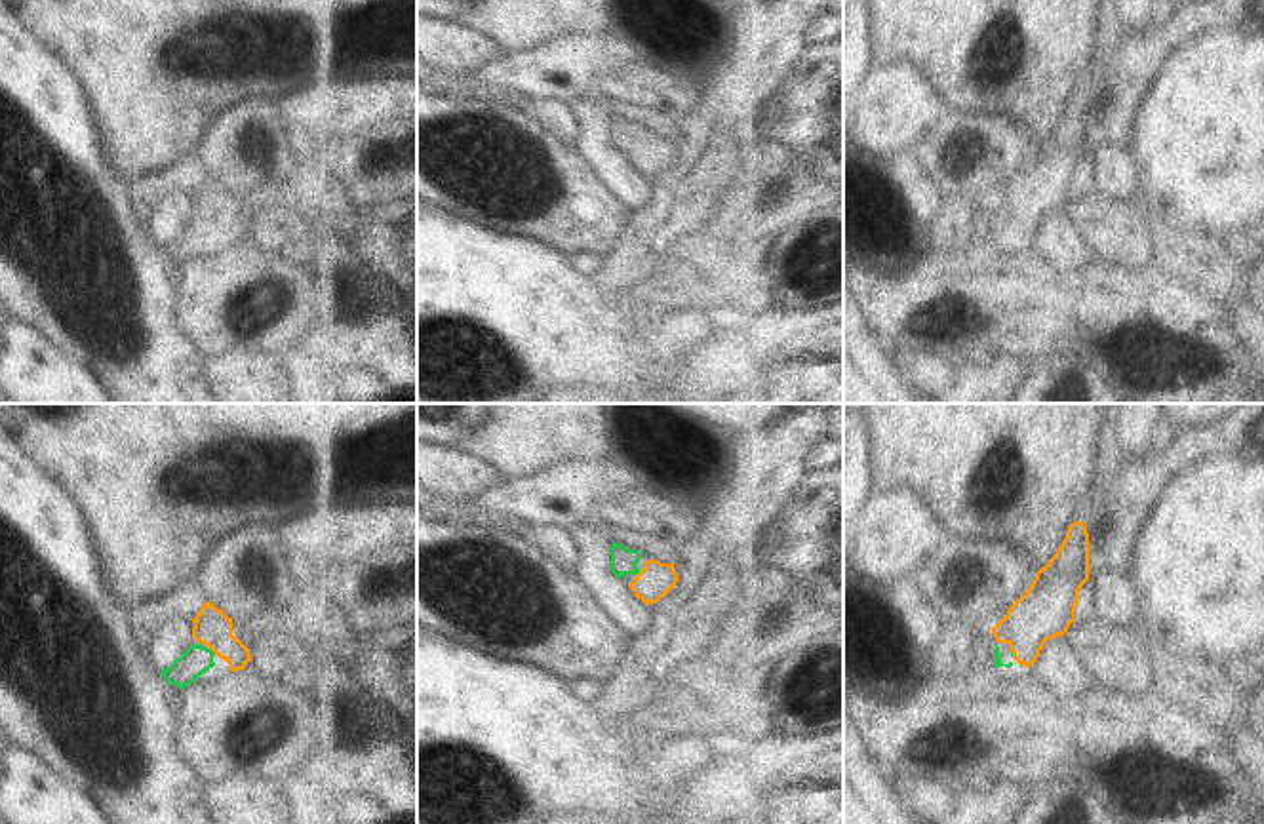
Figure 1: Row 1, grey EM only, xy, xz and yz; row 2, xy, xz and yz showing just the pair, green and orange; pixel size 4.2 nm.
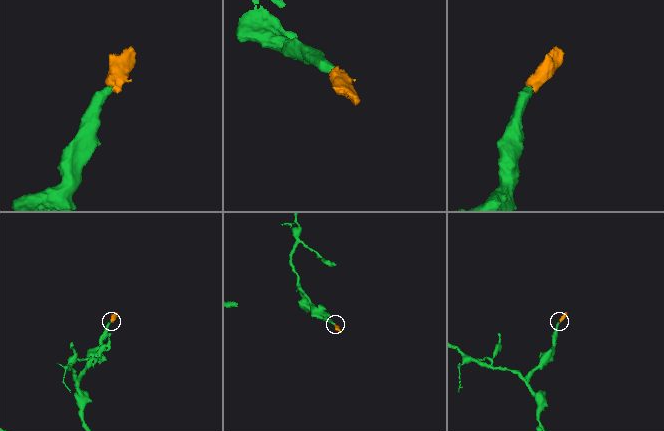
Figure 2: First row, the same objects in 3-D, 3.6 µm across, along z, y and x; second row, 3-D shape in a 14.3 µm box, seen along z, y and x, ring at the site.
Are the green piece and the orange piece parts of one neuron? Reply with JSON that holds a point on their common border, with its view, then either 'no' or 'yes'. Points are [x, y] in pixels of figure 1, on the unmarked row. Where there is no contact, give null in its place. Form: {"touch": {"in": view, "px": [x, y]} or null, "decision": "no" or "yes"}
{"touch": {"in": "xy", "px": [212, 225]}, "decision": "yes"}

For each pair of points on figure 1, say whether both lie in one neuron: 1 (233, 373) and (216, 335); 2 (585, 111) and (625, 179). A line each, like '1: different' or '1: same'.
1: different
2: same

